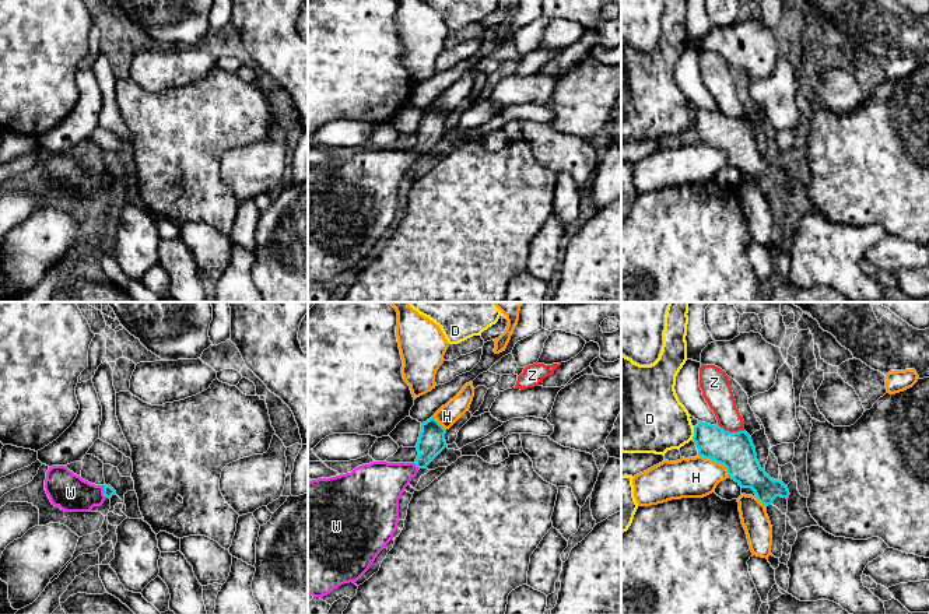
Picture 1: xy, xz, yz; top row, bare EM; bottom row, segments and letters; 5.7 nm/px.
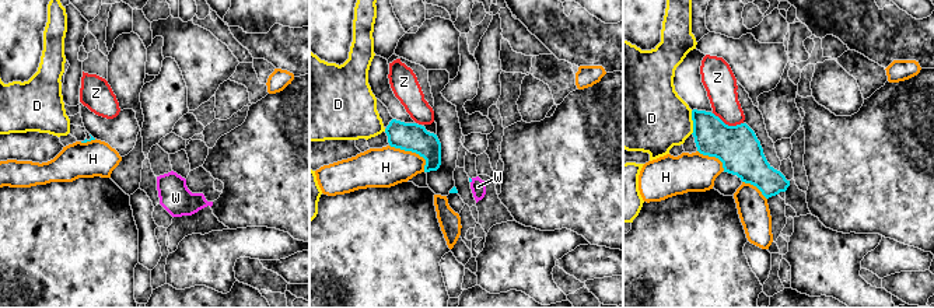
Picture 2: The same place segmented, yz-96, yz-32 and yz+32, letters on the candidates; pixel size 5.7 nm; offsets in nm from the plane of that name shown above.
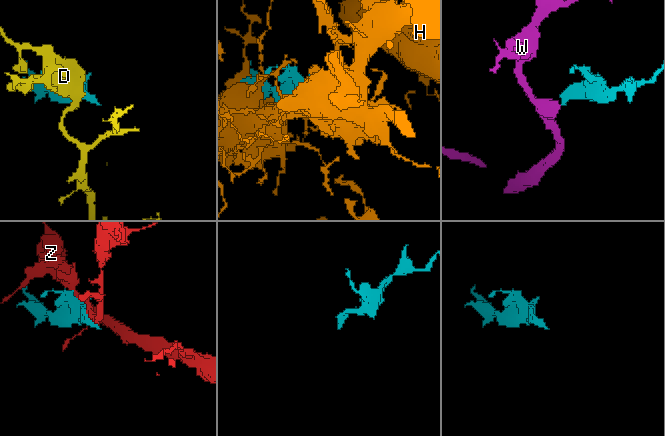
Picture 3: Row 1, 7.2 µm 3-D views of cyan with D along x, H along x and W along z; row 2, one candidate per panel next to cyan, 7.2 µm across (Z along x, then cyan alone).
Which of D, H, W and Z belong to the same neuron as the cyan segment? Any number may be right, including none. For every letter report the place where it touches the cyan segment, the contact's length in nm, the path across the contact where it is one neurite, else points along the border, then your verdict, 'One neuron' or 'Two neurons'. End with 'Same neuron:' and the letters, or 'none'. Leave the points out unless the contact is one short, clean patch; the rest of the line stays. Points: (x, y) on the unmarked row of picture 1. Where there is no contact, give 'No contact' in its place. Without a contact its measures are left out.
D: Touches cyan at yz (694, 120). Shared border 80 nm. Two neurons
H: Touches cyan at yz (717, 148). Shared border 240 nm. Two neurons
W: Touches cyan at xy (104, 178). Shared border 70 nm. Path across: xy (108, 178), (104, 178), (70, 179). One neuron
Z: Touches cyan at yz (731, 119). Shared border 160 nm. Two neurons
Same neuron: W

